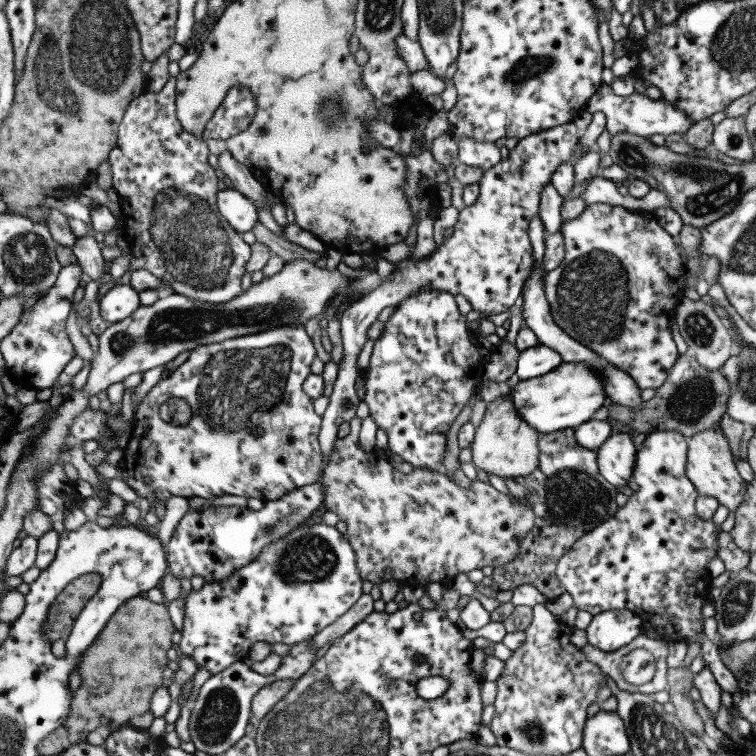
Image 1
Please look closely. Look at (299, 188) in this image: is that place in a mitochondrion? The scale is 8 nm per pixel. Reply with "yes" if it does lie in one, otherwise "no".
no

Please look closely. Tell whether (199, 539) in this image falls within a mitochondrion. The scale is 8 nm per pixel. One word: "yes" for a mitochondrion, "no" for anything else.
no

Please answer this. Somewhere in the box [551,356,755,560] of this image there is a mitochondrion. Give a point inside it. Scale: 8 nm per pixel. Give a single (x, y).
(692, 399)

